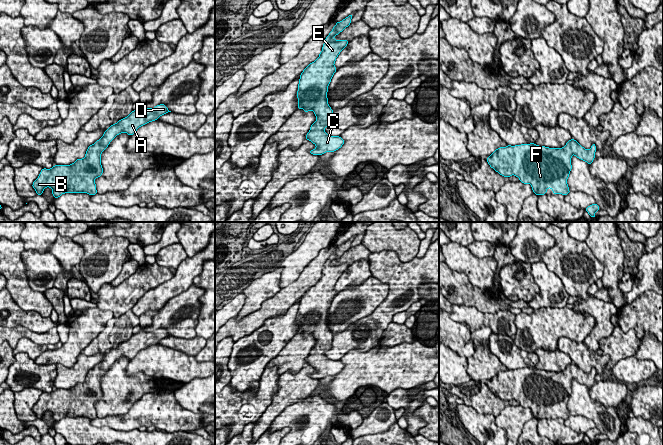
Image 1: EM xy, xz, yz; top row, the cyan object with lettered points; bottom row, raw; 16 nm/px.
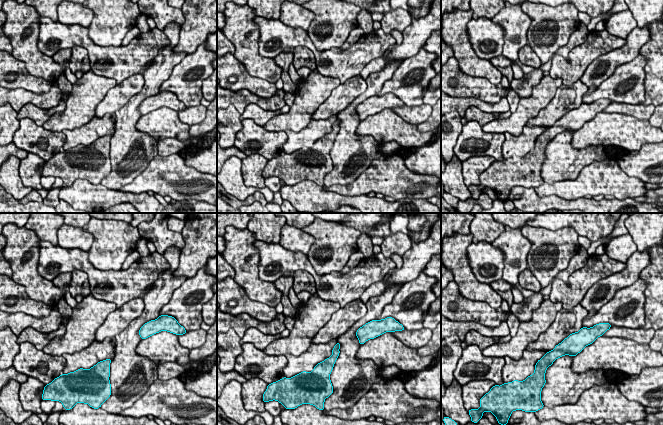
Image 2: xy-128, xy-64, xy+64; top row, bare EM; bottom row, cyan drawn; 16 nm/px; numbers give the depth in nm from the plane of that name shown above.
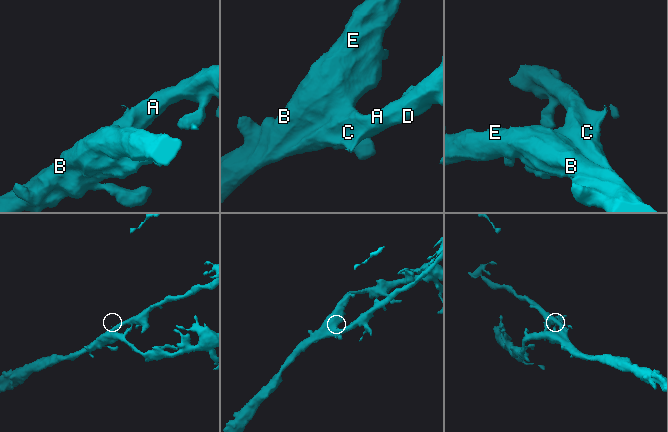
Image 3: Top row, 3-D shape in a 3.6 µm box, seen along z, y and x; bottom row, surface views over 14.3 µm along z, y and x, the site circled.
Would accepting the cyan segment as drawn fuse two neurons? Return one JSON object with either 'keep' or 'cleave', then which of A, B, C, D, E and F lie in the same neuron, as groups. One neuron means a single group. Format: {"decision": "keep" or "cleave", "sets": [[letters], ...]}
{"decision": "keep", "sets": [["A", "B", "C", "D", "E", "F"]]}

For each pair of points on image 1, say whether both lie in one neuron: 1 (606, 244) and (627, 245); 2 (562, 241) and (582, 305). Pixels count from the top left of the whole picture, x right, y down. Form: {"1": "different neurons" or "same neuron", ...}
{"1": "different neurons", "2": "same neuron"}

